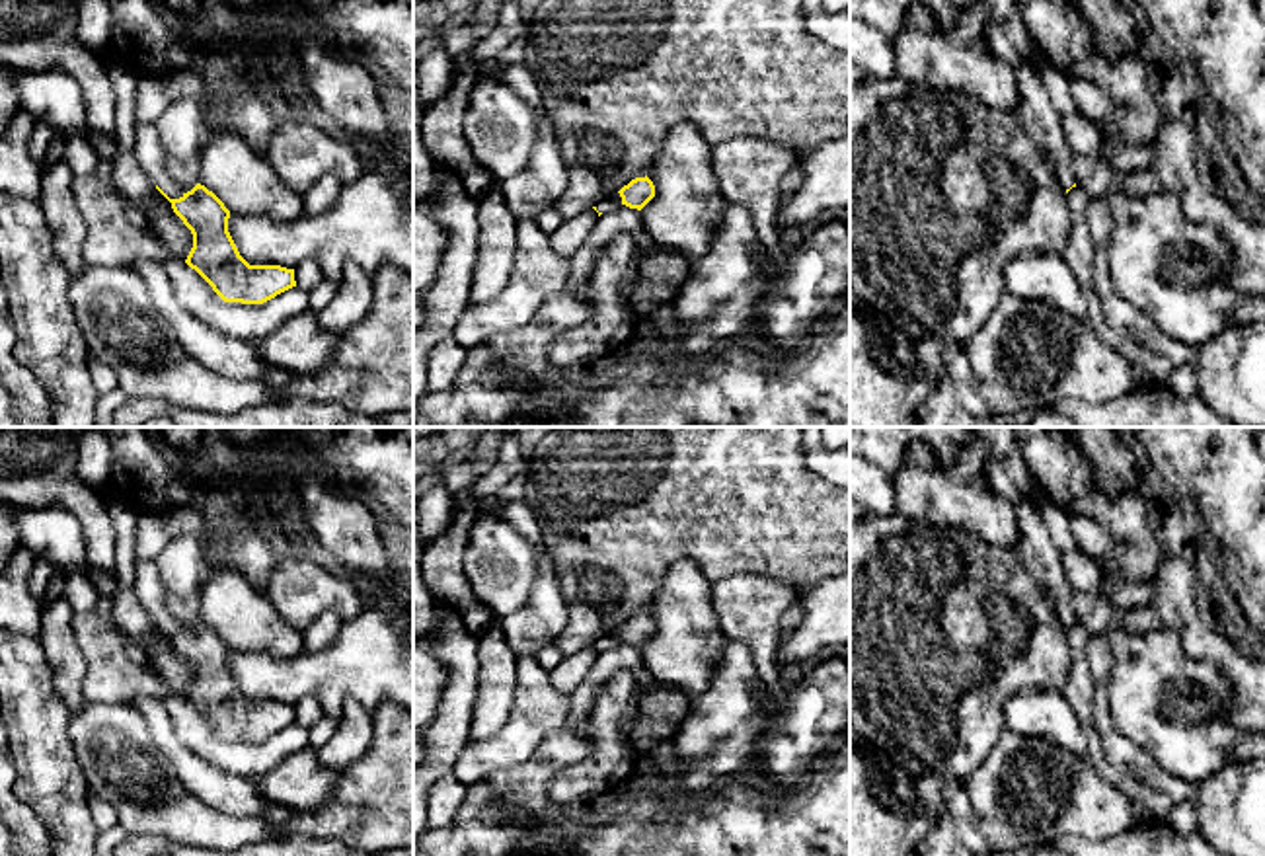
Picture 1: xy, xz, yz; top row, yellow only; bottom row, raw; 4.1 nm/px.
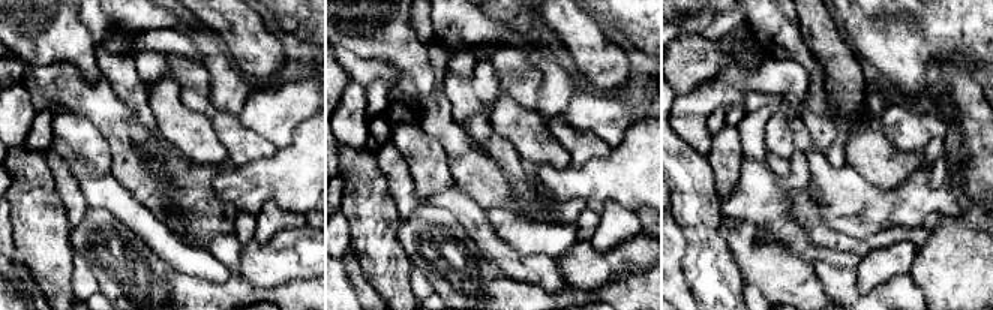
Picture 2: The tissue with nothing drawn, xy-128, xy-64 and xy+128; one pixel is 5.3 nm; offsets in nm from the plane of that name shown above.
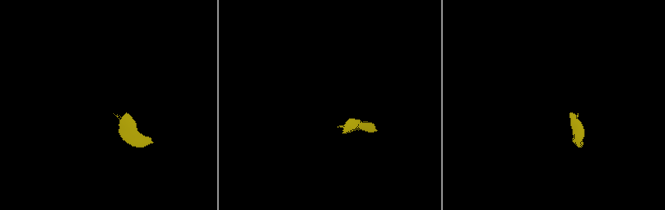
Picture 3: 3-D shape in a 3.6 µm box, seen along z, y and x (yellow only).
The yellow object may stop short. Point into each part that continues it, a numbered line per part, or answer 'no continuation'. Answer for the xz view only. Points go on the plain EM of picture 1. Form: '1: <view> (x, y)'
1: xz (613, 638)

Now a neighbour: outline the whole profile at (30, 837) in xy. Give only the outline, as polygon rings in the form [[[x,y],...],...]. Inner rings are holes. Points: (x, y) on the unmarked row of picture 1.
[[[8,753],[0,755],[0,817],[14,837],[16,856],[51,856],[53,842],[29,805],[14,794],[16,768]]]

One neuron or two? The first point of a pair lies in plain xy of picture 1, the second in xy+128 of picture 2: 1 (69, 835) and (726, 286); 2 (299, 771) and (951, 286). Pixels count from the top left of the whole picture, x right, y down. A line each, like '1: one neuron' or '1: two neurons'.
1: one neuron
2: two neurons

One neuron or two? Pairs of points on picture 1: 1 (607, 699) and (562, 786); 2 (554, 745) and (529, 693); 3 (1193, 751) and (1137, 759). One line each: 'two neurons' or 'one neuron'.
1: one neuron
2: two neurons
3: two neurons

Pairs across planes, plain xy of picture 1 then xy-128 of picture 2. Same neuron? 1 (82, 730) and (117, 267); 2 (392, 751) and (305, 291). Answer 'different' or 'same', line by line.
1: same
2: same

